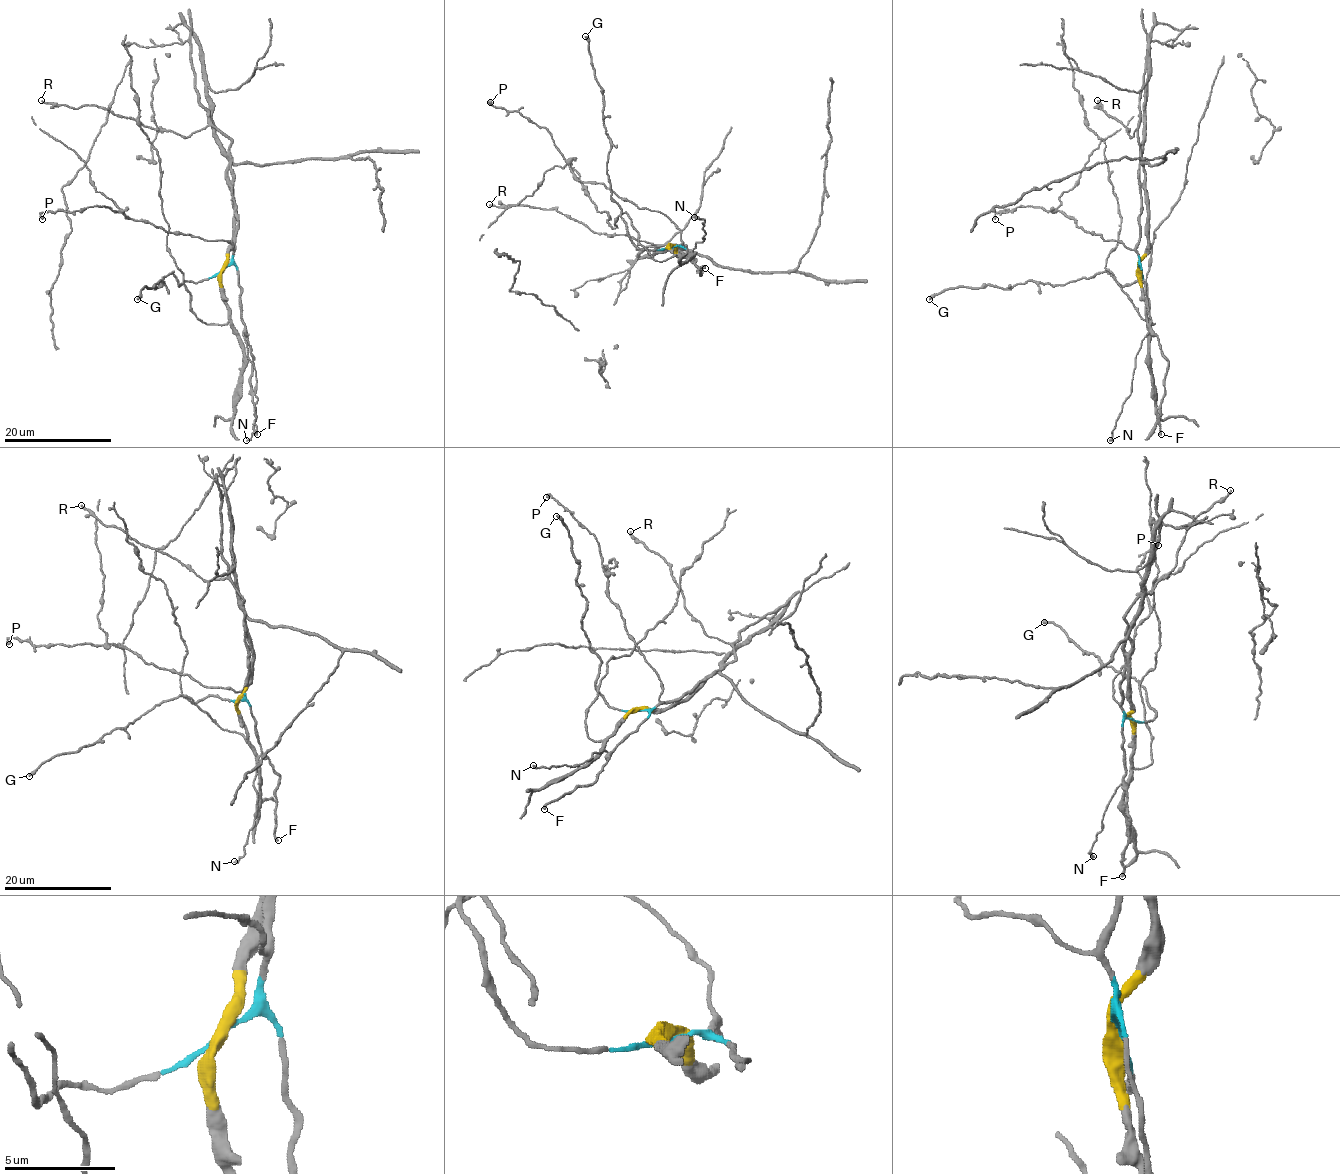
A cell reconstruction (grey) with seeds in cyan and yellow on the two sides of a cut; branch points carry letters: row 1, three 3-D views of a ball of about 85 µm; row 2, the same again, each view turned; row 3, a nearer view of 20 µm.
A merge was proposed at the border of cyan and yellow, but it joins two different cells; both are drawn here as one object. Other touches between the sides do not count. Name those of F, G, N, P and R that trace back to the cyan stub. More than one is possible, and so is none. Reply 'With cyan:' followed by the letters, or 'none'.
With cyan: F, G, N, P, R

